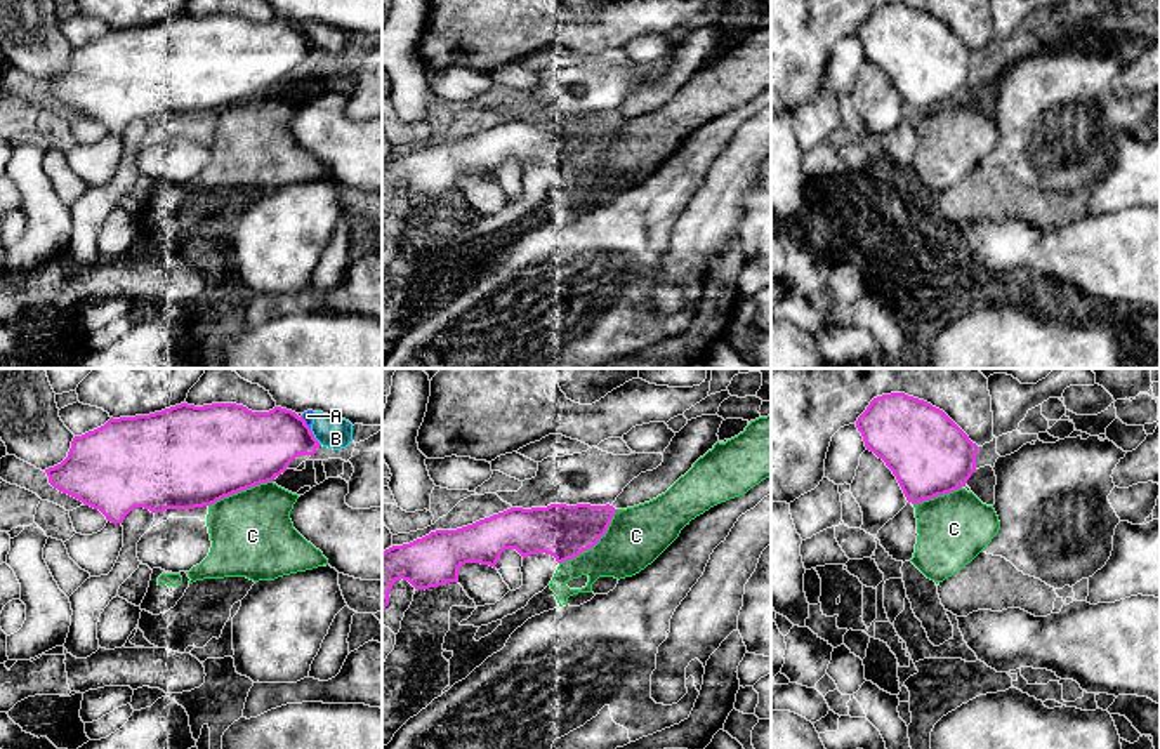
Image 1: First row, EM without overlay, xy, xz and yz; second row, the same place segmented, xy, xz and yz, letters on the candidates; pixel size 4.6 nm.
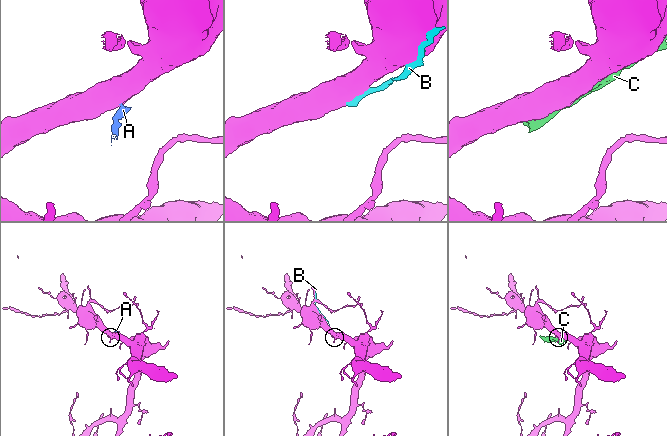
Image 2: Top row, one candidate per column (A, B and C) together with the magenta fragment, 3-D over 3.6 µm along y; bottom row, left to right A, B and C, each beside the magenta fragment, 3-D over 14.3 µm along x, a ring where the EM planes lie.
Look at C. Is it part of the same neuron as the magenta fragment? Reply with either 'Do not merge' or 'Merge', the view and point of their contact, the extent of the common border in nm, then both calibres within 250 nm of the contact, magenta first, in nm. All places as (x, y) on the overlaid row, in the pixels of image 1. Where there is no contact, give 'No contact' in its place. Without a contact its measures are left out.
Do not merge. Touches magenta at xz (594, 544). Shared border 380 nm. Thickness 240 nm (magenta) against 280 nm

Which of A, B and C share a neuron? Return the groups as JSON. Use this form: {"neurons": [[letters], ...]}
{"neurons": [["A", "B"], ["C"]]}

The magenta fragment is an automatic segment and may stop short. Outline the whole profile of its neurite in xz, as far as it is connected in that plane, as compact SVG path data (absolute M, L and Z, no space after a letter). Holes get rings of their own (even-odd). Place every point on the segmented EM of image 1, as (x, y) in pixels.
M610 504L511 507L457 530L436 530L410 544L392 546L382 553L382 610L399 579L415 589L458 582L462 565L495 568L505 549L516 549L523 560L537 553L550 554L557 563L573 560L599 542L615 511Z

